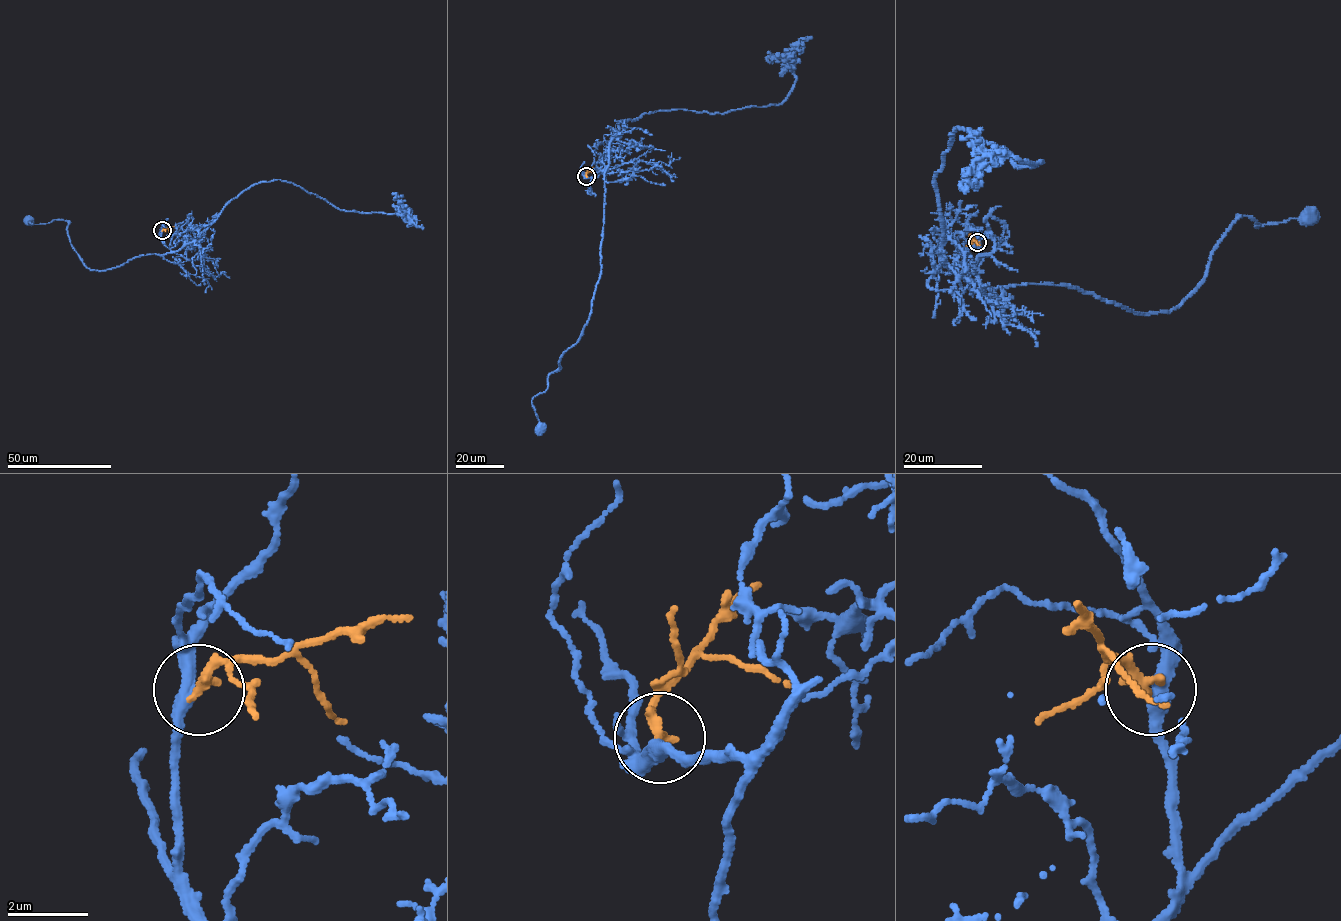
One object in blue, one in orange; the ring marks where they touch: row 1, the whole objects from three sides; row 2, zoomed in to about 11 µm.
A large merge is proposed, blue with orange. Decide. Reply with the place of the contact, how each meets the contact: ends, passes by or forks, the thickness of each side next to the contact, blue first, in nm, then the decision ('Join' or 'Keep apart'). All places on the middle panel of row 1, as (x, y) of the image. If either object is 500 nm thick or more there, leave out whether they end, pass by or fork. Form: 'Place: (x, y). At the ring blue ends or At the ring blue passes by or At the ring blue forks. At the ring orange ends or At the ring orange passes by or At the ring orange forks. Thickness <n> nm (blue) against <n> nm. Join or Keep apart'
Place: (586, 176). At the ring blue passes by. At the ring orange ends. Thickness 360 nm (blue) against 260 nm. Join

